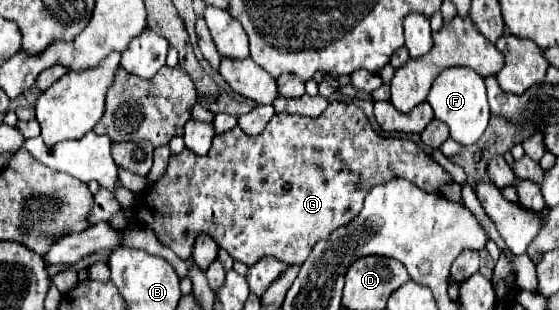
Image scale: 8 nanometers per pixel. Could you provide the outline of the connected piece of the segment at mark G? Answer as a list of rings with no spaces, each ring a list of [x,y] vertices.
[[[332,101],[326,111],[314,119],[288,113],[274,115],[266,129],[256,137],[250,137],[240,127],[234,127],[216,135],[208,155],[204,157],[184,149],[170,157],[164,177],[134,201],[134,211],[142,223],[154,229],[158,241],[168,245],[184,261],[192,253],[194,239],[200,233],[208,233],[234,259],[246,265],[254,265],[258,259],[268,255],[286,265],[302,265],[314,249],[314,243],[326,239],[326,235],[344,227],[358,215],[370,187],[388,183],[396,177],[408,179],[424,191],[436,191],[436,195],[442,195],[442,185],[454,183],[450,173],[446,173],[416,143],[408,139],[380,137],[356,105]]]

